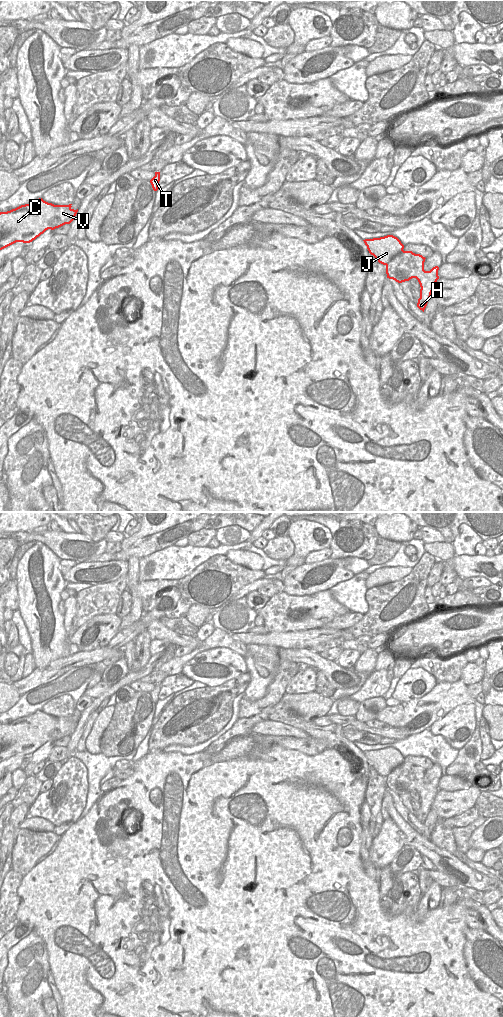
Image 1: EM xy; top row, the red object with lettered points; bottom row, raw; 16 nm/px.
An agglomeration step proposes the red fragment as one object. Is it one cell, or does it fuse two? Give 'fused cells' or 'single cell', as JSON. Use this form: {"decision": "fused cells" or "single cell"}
{"decision": "fused cells"}

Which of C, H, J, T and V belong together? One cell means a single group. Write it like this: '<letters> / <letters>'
C J T V / H

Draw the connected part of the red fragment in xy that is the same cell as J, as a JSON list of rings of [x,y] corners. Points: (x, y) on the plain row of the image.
[[[393,747],[365,751],[363,753],[369,765],[383,777],[387,777],[394,768],[401,765],[404,761],[404,757],[401,753]]]

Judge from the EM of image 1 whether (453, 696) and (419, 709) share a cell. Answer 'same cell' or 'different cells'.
same cell

